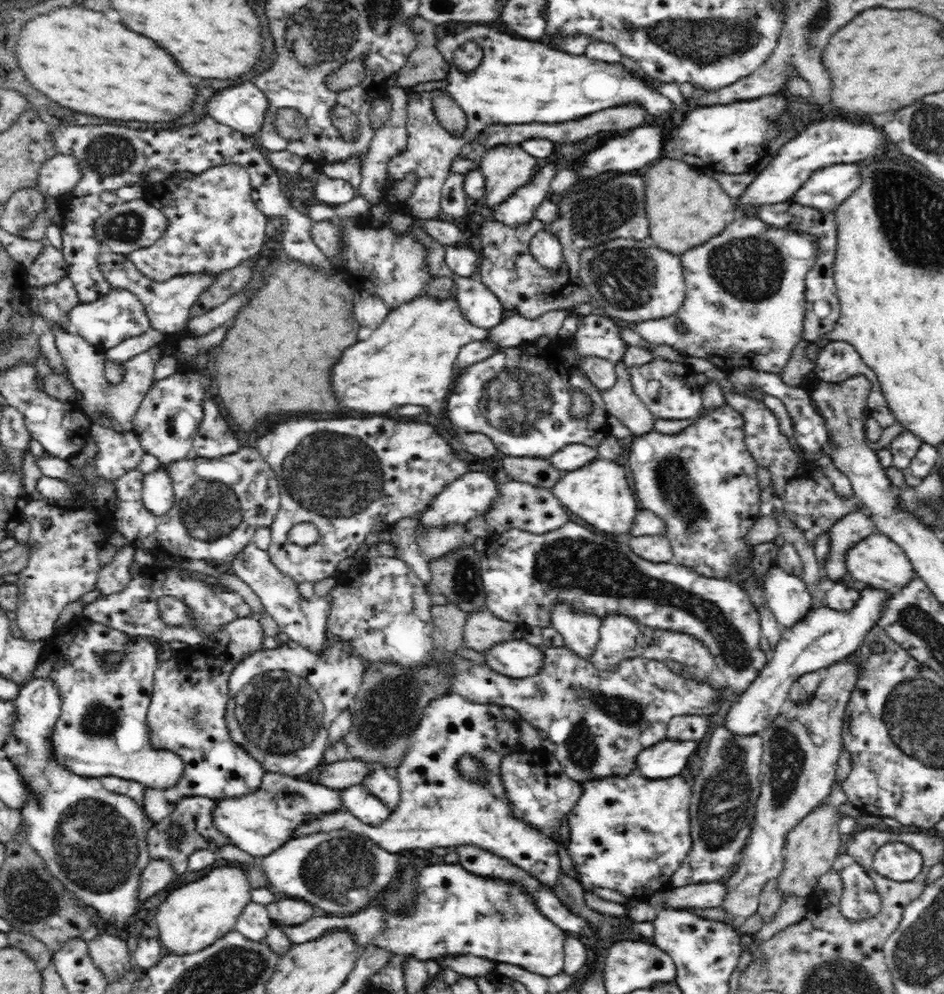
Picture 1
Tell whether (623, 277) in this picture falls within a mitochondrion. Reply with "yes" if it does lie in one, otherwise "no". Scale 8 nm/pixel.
yes

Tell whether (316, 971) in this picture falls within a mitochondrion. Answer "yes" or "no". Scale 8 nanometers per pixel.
no

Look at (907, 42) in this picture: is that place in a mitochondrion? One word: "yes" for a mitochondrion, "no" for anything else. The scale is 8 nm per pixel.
no

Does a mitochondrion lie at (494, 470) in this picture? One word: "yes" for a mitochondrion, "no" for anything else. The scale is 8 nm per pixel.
no

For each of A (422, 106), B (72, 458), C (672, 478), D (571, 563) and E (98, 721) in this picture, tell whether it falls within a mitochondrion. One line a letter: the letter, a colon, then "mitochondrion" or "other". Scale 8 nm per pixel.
A: other
B: other
C: mitochondrion
D: mitochondrion
E: mitochondrion

